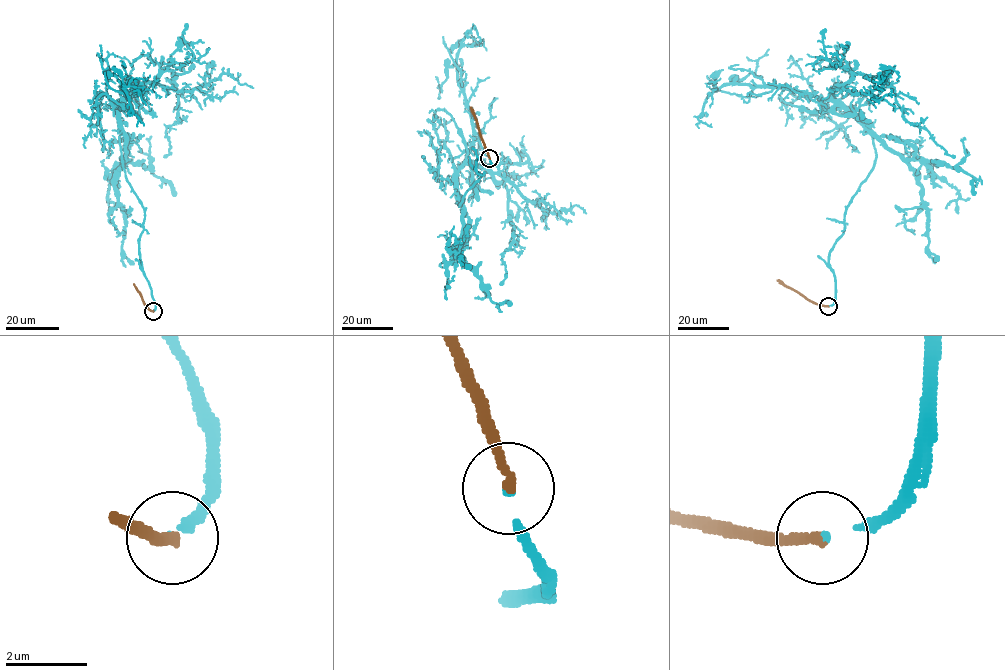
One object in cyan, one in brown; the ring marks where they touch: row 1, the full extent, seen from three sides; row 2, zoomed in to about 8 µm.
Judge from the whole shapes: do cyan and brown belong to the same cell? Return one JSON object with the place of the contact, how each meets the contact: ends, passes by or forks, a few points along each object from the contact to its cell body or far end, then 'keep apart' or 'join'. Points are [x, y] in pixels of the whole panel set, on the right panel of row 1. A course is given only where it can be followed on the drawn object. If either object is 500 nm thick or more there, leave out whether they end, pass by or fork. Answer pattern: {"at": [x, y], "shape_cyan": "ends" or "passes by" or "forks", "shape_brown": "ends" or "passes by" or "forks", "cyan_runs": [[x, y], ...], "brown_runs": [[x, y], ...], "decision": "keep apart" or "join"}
{"at": [828, 306], "shape_cyan": "ends", "shape_brown": "ends", "cyan_runs": [[828, 306], [830, 249], [876, 156], [872, 136], [832, 89], [854, 74], [878, 76], [903, 116], [955, 157]], "brown_runs": [[828, 306], [807, 300], [777, 280]], "decision": "join"}

